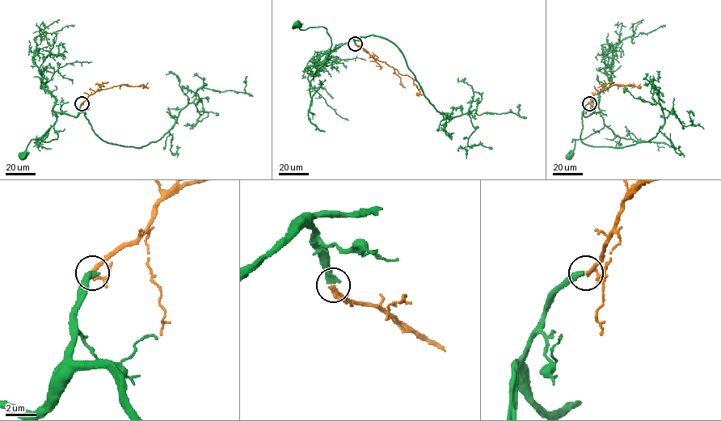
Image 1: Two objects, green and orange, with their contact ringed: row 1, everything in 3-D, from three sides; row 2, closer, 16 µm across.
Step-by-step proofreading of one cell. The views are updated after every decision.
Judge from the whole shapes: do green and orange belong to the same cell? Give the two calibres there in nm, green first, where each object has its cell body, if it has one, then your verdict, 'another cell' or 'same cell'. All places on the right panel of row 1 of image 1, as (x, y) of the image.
calibres 440 and 200 nm; soma green (569, 156); soma orange none; another cell

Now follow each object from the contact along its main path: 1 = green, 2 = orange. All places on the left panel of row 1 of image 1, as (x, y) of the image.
1: (82, 103), (76, 116), (56, 112), (53, 126), (57, 138), (47, 142), (31, 140), (23, 156)
2: (82, 103), (100, 90), (124, 84), (146, 86), (142, 84)

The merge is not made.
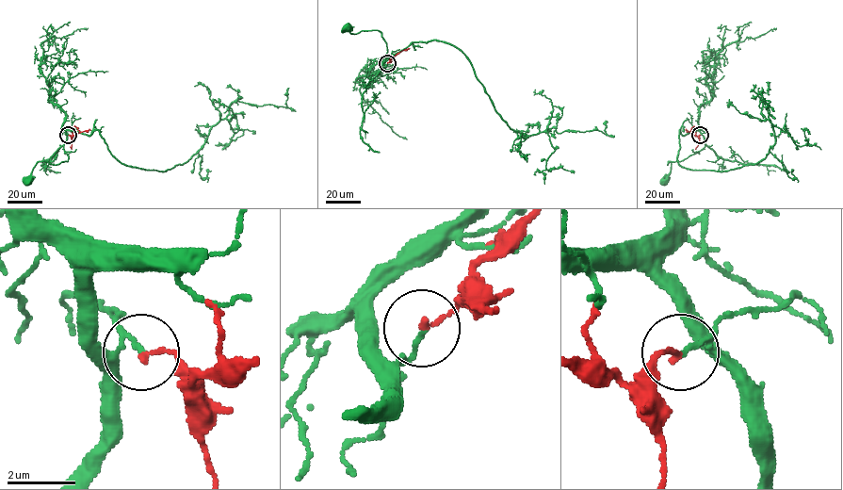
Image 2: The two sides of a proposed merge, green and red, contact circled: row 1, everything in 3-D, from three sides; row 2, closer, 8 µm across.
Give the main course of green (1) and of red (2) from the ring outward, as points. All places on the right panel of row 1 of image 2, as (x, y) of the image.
1: (700, 135), (705, 146), (682, 160), (667, 165), (668, 161), (671, 171), (665, 181)
2: (700, 135), (695, 136), (686, 130)

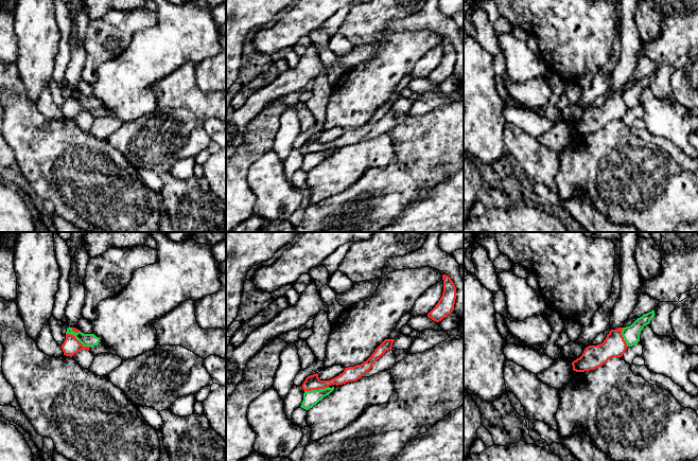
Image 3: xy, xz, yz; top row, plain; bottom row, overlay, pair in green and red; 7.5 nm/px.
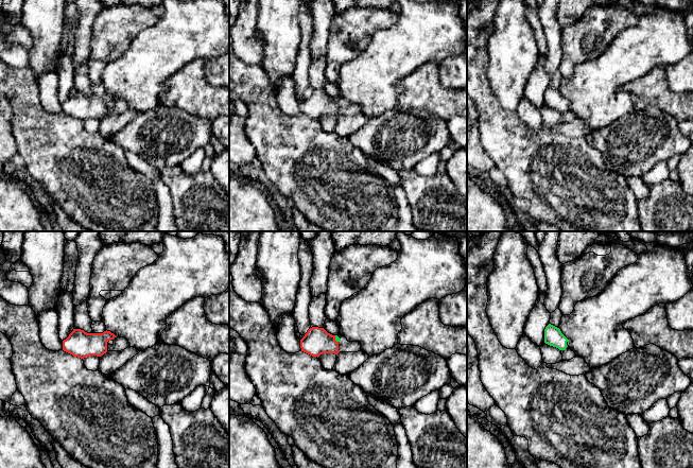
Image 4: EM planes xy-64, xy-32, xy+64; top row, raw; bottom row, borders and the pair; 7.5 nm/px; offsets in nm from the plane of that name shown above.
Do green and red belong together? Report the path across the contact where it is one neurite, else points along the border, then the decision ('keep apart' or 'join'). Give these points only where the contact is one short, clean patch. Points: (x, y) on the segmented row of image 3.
keep apart

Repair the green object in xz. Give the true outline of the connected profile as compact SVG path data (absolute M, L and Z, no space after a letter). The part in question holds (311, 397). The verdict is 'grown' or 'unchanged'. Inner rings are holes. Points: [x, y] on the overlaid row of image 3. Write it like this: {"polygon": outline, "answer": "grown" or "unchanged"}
{"polygon": "M334 387L319 389L319 390L311 390L304 391L303 401L301 403L301 408L309 410L314 405L316 405L319 401L321 401L325 396L329 395L334 390Z", "answer": "unchanged"}

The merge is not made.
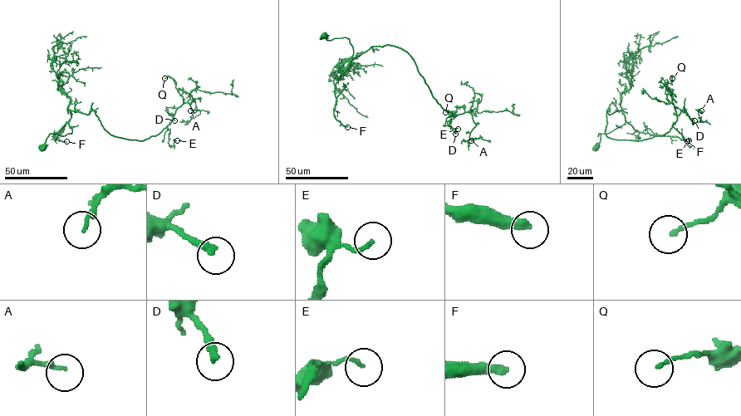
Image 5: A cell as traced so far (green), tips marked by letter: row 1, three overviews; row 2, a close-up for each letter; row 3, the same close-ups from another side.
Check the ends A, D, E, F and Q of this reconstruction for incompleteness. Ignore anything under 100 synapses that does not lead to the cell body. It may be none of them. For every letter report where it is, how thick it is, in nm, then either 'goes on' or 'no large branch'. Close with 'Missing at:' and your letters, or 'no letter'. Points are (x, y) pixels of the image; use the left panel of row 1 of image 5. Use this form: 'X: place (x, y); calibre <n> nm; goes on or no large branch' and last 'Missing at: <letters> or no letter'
A: place (190, 110); calibre 140 nm; no large branch
D: place (174, 120); calibre 280 nm; no large branch
E: place (177, 140); calibre 140 nm; no large branch
F: place (66, 141); calibre 320 nm; goes on
Q: place (164, 78); calibre 150 nm; no large branch
Missing at: F

